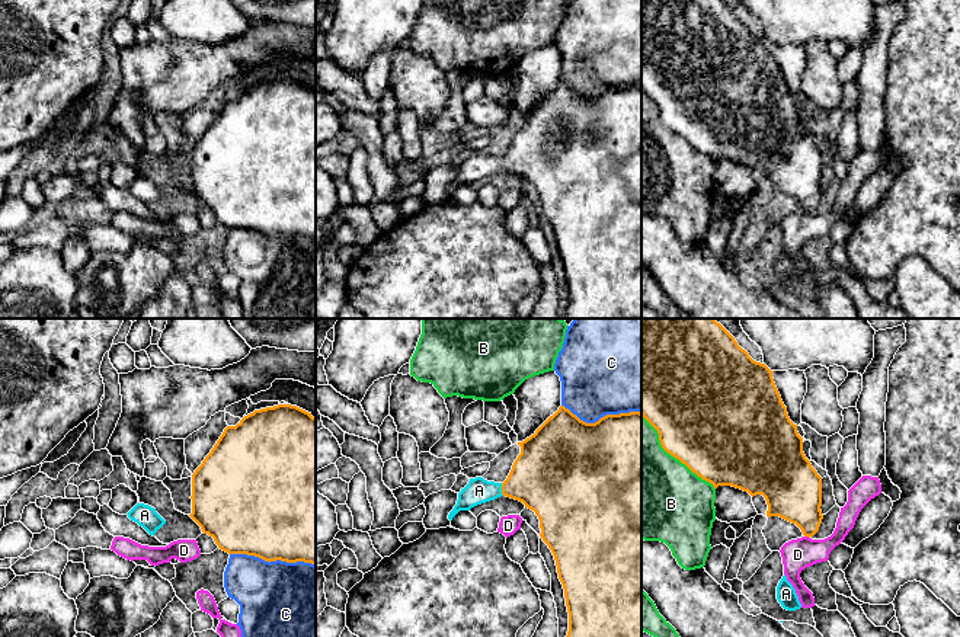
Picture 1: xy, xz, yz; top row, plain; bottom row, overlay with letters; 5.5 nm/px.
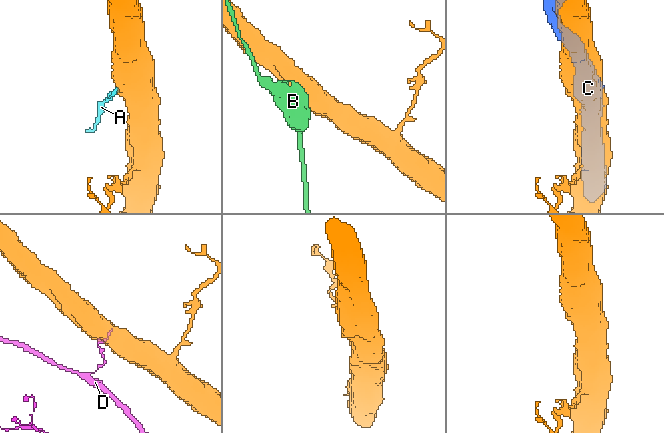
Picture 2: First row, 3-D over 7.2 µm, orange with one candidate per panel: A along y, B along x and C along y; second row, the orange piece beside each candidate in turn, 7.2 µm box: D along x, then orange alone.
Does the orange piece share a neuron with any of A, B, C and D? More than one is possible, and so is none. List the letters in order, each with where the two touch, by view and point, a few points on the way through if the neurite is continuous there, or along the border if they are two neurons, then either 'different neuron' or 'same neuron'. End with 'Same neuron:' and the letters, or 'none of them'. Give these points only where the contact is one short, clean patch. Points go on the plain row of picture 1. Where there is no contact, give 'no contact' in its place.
A: meets orange in xz at (502, 163); runs through xz (546, 151), (502, 163), (479, 165); same neuron
B: meets orange in yz at (672, 130); different neuron
C: meets orange in xy at (272, 234); different neuron
D: meets orange in yz at (808, 210); border along yz (805, 210), (809, 213); different neuron
Same neuron: A

